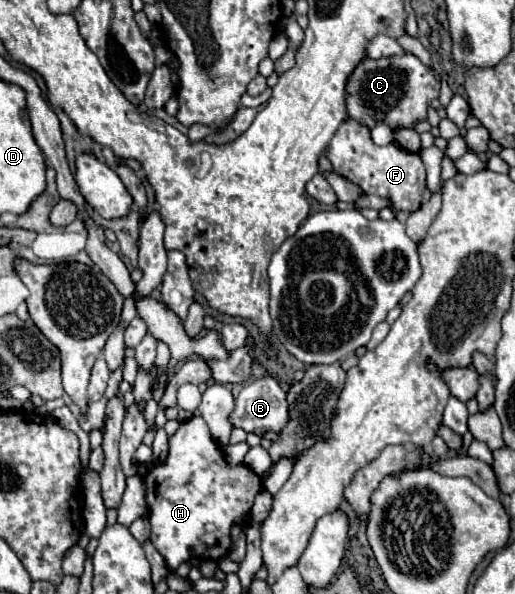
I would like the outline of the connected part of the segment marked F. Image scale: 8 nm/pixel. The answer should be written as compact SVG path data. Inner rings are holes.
M345 121L327 147L327 157L333 163L335 171L345 179L359 185L365 193L375 193L381 197L389 197L393 207L399 211L415 211L421 205L421 195L425 191L425 167L417 153L403 151L395 145L379 147L373 143L367 127Z

